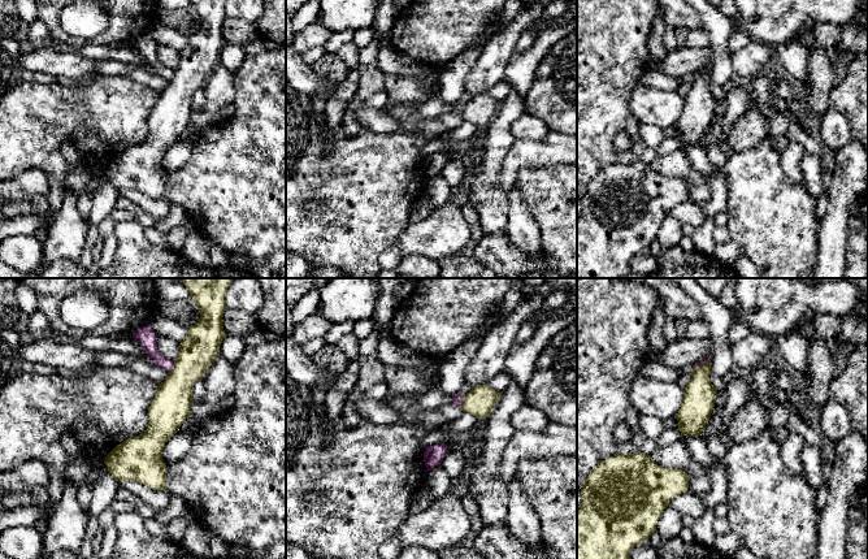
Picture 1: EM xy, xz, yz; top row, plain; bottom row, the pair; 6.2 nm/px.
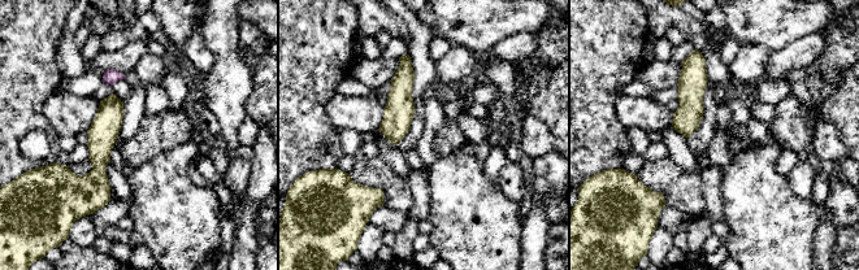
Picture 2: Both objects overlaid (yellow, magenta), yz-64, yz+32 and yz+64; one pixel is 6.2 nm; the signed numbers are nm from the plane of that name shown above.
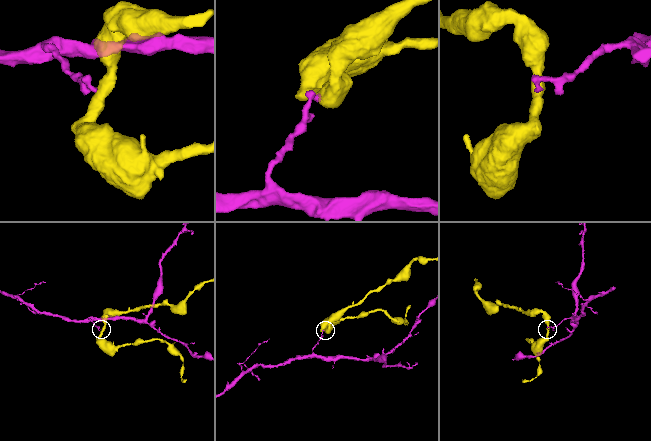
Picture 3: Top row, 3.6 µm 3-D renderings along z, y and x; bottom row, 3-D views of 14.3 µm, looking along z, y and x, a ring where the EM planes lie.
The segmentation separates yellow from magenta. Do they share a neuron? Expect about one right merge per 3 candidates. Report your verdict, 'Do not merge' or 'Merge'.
Do not merge

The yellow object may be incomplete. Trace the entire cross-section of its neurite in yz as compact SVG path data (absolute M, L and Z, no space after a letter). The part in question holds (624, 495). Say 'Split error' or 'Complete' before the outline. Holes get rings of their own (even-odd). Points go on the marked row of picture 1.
Complete. M641 451L602 460L581 489L577 559L630 559L630 551L652 536L664 510L682 493L689 493L687 472L660 467Z

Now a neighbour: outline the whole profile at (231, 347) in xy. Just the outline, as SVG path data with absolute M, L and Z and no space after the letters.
M226 335L221 341L220 355L223 356L230 364L235 364L243 351L246 350L246 343L239 337Z

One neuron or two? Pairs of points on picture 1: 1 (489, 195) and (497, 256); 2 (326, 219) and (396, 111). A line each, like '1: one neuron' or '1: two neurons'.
1: two neurons
2: one neuron

